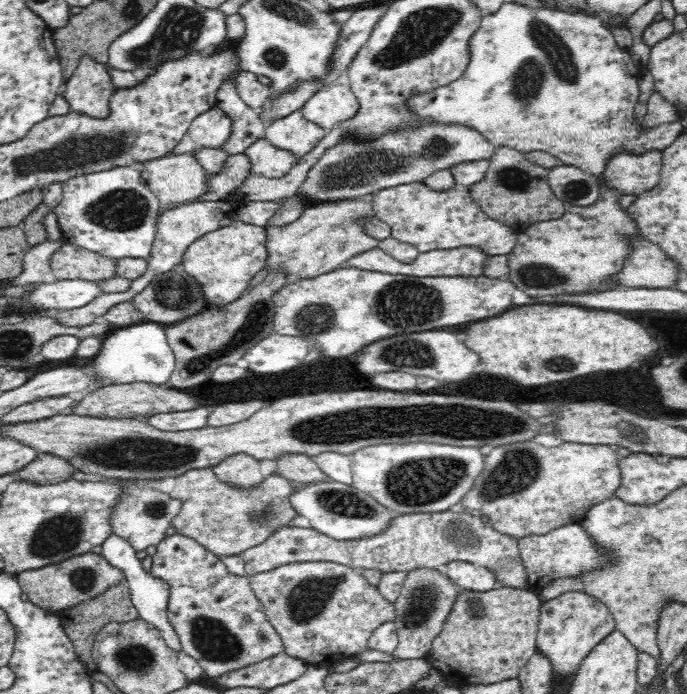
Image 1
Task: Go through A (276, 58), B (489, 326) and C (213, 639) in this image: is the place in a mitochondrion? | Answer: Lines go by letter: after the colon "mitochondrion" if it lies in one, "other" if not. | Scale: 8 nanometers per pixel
A: mitochondrion
B: other
C: mitochondrion

